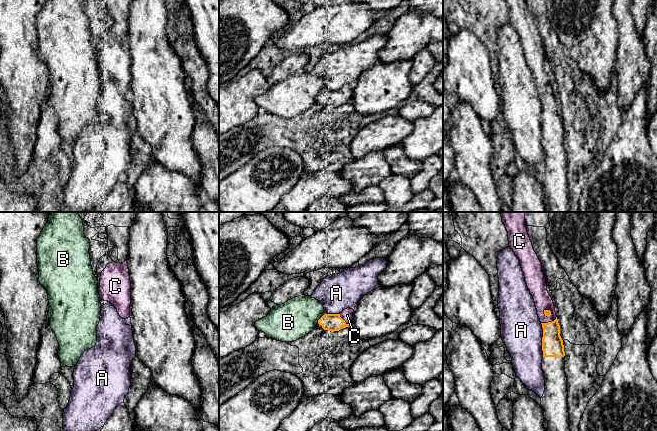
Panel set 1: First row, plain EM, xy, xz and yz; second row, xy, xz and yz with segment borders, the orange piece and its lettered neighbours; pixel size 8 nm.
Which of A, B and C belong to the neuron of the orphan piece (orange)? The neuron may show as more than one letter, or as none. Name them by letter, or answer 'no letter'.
C

